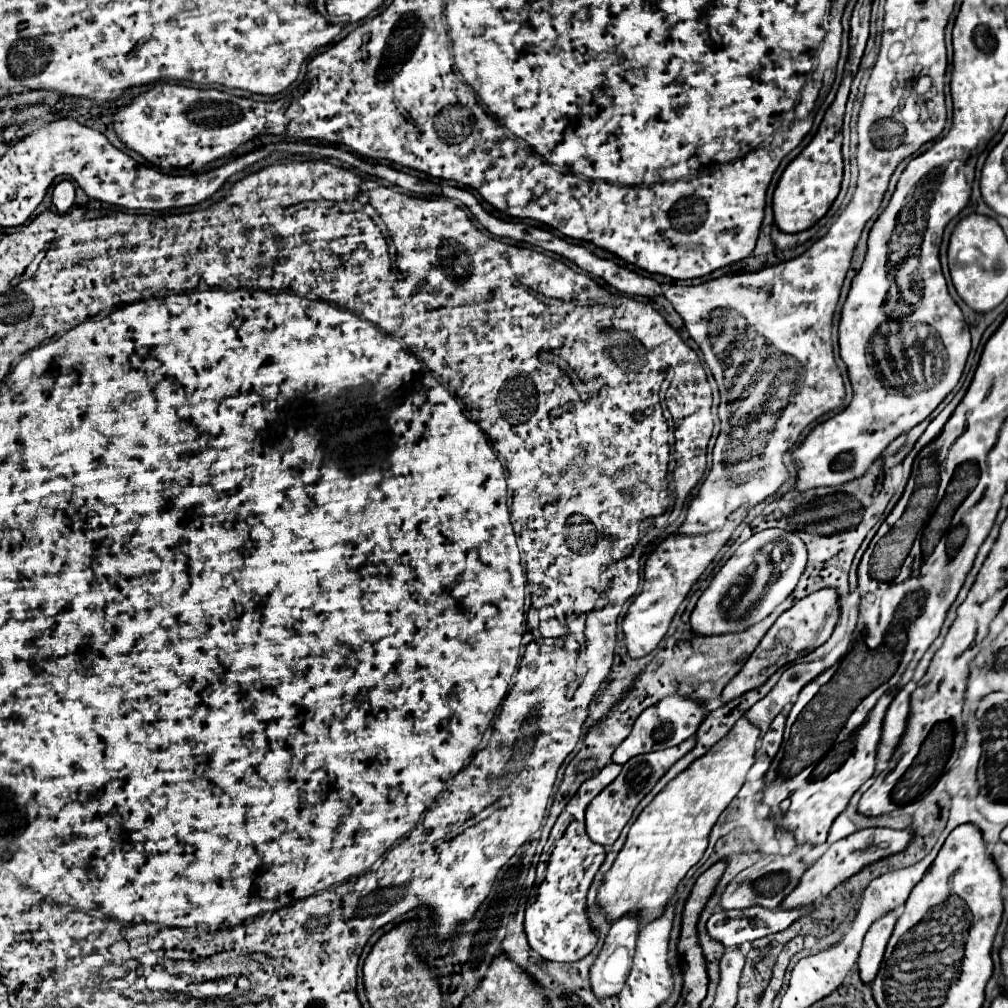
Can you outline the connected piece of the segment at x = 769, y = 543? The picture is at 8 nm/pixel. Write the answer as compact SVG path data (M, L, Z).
M766 529L742 543L736 553L722 565L710 587L698 599L690 617L692 631L700 635L724 635L744 631L768 617L796 587L806 567L806 547L798 533Z

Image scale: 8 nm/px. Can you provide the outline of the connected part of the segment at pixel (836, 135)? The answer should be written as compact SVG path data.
M826 117L808 147L786 167L774 191L774 219L784 233L800 233L826 215L842 183L842 131L826 129Z

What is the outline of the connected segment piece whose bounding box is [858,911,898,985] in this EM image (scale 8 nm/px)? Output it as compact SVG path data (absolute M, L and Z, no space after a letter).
M896 911L884 915L868 929L868 933L864 937L864 945L862 945L862 951L858 957L858 973L860 973L860 981L866 985L874 981L874 977L880 969L886 943L896 925L896 917L898 917Z

